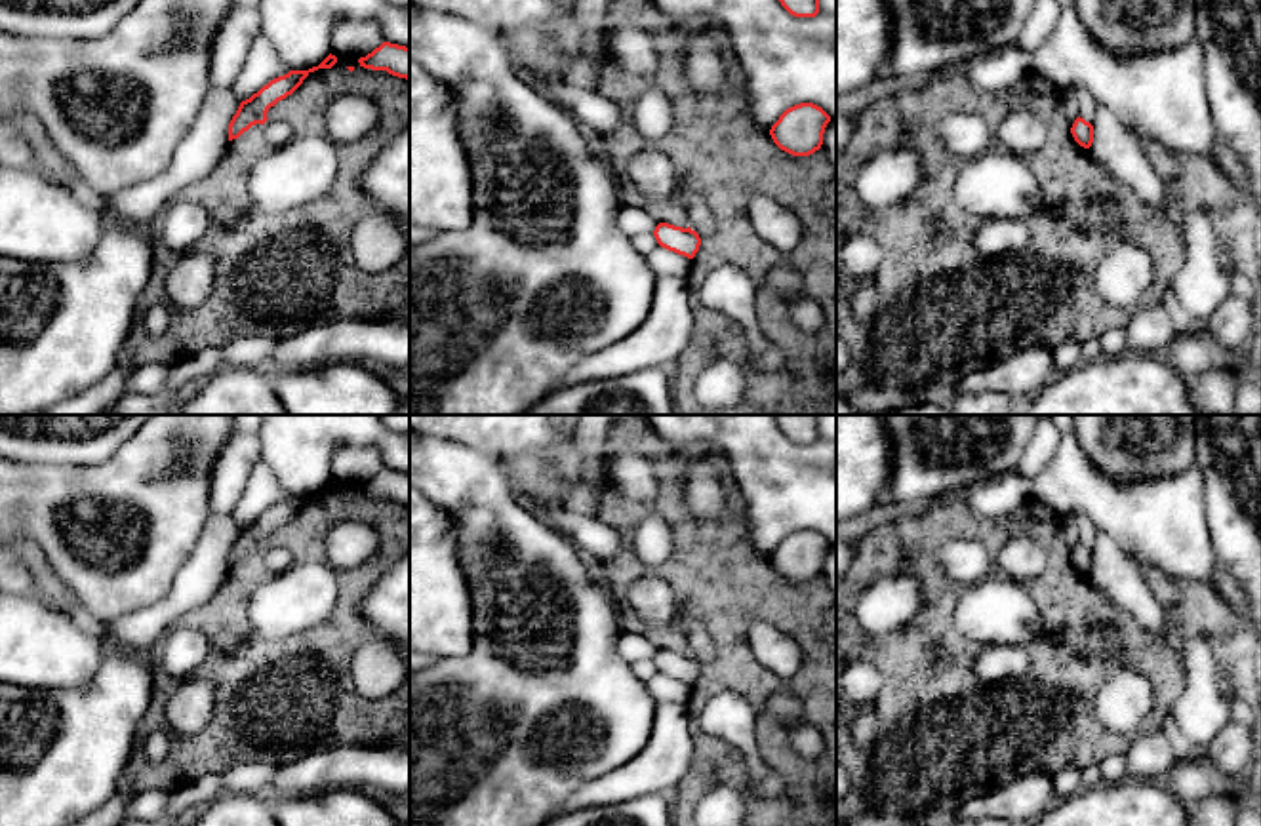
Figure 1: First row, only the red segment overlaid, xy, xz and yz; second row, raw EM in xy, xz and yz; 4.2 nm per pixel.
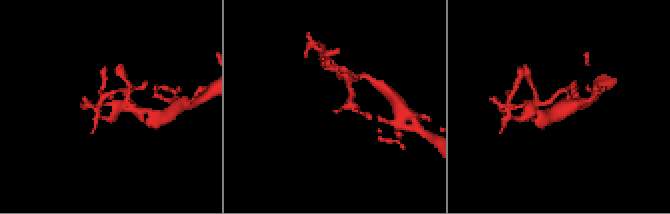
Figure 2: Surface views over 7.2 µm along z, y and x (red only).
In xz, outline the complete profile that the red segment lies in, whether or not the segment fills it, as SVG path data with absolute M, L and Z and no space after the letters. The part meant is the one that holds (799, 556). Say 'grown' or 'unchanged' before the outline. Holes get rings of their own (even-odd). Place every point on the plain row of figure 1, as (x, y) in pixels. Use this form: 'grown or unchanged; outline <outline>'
unchanged; outline M800 529L787 535L771 552L773 569L792 580L810 582L823 571L823 560L831 542L813 529Z

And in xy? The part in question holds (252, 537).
unchanged; outline M330 480L318 493L312 493L309 497L290 497L288 501L270 506L257 520L253 520L250 525L240 529L236 541L232 542L232 546L229 550L229 567L238 565L244 558L248 558L255 550L263 552L269 546L267 539L270 533L274 533L278 527L291 521L310 499L314 499L318 495L331 495L335 489L337 489L337 483Z

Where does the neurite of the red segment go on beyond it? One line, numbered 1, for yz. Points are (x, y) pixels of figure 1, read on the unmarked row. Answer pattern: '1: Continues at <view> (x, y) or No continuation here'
1: No continuation here

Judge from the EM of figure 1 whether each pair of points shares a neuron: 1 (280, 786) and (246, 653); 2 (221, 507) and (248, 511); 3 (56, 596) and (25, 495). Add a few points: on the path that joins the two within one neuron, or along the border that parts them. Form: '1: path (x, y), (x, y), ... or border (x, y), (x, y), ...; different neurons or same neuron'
1: border (322, 750), (309, 752), (280, 767); different neurons
2: border (254, 469), (240, 501), (229, 516); different neurons
3: border (20, 535), (35, 547), (54, 577), (73, 594); different neurons

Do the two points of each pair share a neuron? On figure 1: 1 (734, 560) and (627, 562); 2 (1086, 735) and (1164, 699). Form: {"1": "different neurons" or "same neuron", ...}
{"1": "same neuron", "2": "same neuron"}

